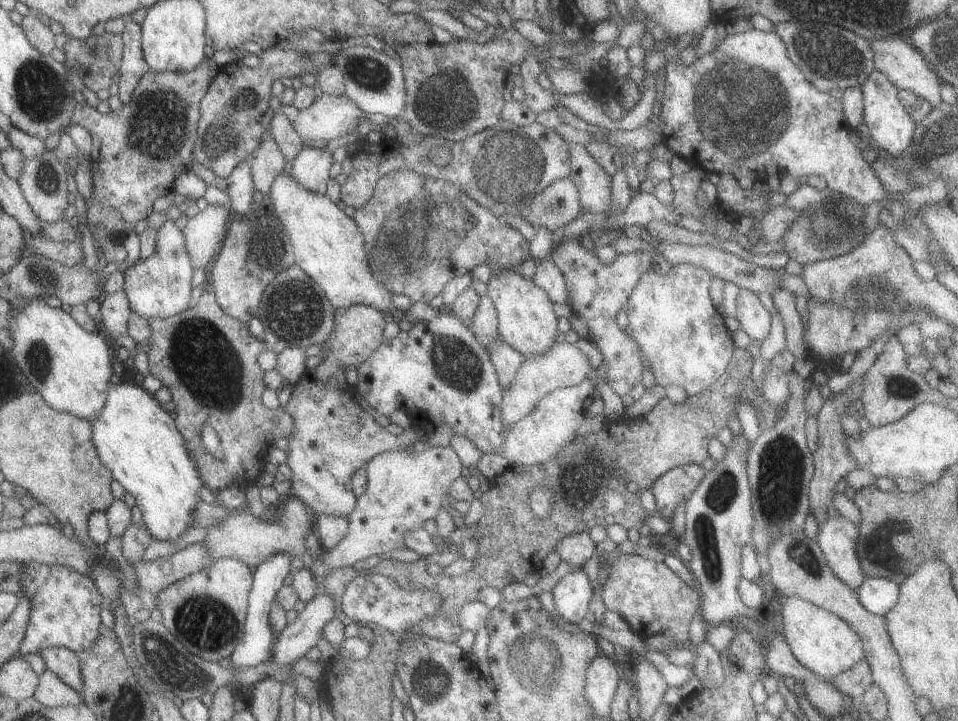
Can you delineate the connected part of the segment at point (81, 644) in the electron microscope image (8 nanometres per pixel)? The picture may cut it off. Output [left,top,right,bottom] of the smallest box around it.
[19,562,103,656]

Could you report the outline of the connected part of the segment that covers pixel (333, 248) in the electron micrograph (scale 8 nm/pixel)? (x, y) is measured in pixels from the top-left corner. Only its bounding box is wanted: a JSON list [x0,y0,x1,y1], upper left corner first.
[267,172,391,314]

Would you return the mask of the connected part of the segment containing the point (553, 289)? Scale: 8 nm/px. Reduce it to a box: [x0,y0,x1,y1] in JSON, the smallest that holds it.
[531,258,569,304]

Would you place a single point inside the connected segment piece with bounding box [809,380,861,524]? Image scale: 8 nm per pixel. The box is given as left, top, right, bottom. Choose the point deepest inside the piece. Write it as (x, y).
(831, 461)

